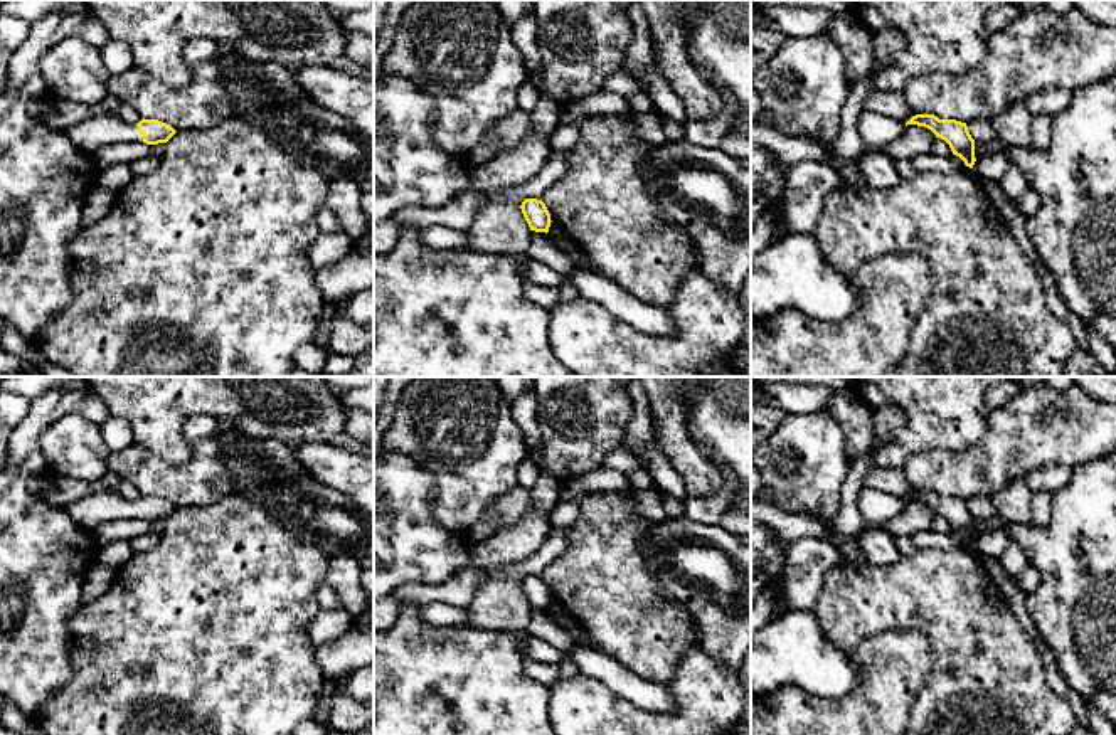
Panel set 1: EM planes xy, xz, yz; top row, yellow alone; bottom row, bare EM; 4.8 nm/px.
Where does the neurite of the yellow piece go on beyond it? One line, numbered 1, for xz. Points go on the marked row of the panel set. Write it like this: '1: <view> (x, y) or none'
1: none

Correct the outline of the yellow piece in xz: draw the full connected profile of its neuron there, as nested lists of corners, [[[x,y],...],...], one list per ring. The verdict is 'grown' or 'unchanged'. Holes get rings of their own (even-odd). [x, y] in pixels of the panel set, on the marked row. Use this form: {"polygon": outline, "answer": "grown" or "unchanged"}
{"polygon": [[[525,198],[520,205],[522,214],[530,227],[535,232],[549,232],[550,227],[550,214],[542,200]]], "answer": "unchanged"}

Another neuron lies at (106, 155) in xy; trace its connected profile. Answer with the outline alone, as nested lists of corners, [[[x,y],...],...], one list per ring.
[[[128,141],[128,143],[114,143],[104,145],[98,151],[93,153],[94,163],[98,170],[104,170],[106,167],[116,163],[133,163],[143,156],[162,156],[165,151],[165,143],[146,145],[143,141]]]

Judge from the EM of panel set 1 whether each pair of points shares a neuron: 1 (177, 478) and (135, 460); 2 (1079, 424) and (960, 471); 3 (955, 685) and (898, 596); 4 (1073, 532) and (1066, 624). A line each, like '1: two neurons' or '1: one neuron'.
1: one neuron
2: one neuron
3: one neuron
4: one neuron

